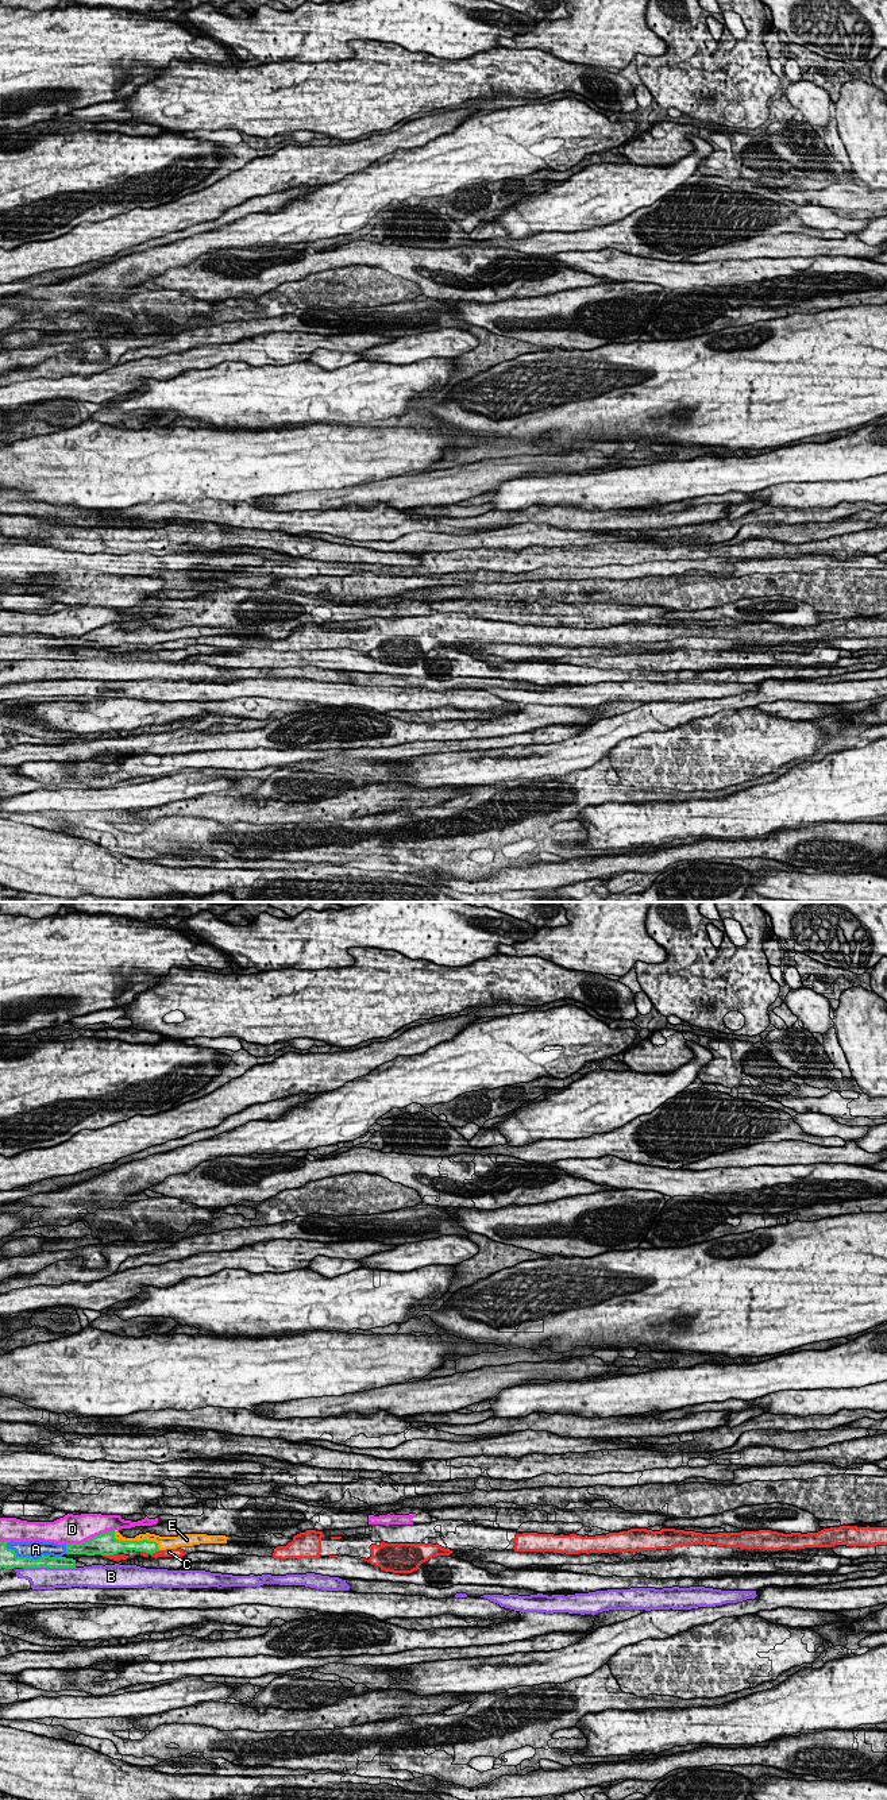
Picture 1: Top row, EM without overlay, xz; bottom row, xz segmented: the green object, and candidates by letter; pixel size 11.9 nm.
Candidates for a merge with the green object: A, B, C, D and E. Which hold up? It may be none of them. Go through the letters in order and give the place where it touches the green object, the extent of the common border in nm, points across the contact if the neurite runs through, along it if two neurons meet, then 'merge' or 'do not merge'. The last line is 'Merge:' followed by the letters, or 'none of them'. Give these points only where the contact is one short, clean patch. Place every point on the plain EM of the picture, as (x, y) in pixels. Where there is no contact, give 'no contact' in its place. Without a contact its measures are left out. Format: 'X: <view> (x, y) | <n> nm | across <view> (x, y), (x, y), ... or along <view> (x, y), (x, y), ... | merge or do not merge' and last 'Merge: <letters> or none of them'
A: xz (27, 650) | 550 nm | merge
B: xz (49, 659) | 600 nm | do not merge
C: xz (150, 646) | 240 nm | do not merge
D: xz (91, 631) | 600 nm | do not merge
E: xz (135, 633) | 600 nm | merge
Merge: A, E

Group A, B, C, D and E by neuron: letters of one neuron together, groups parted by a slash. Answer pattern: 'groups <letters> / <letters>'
groups A E / B / C / D

